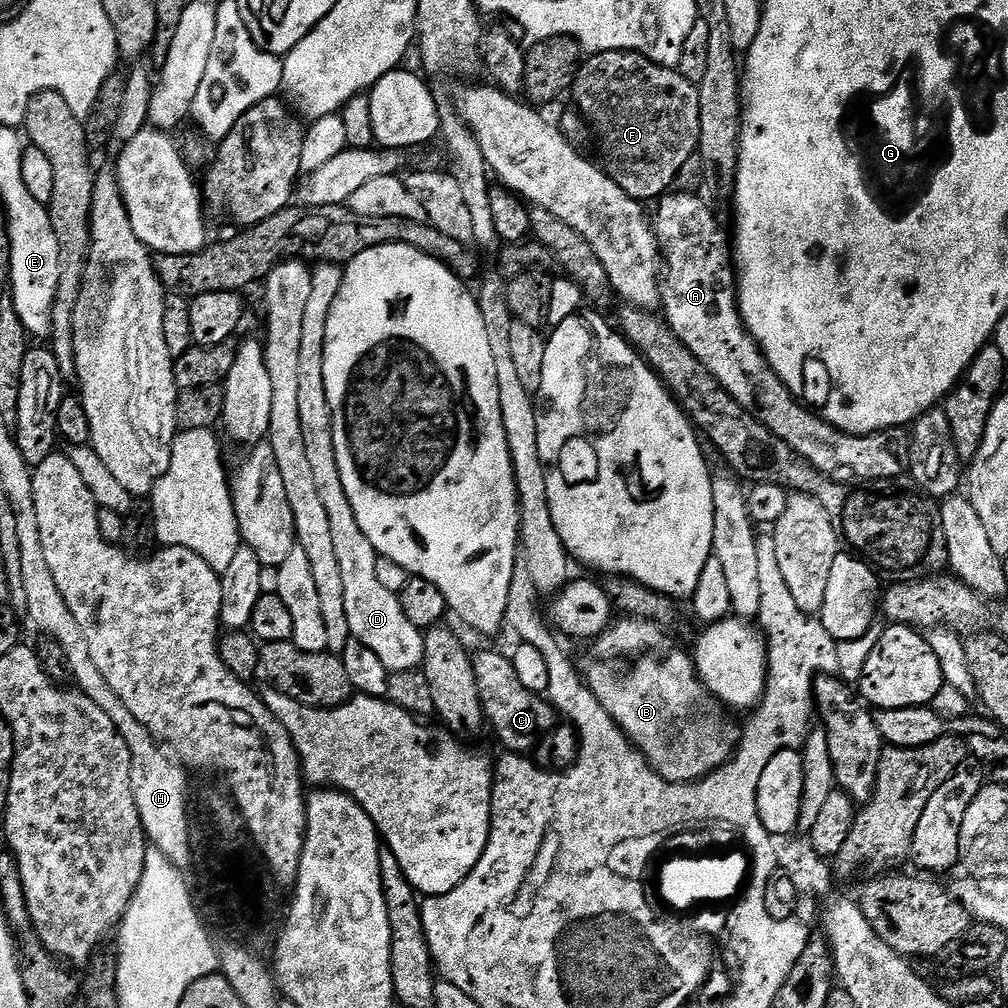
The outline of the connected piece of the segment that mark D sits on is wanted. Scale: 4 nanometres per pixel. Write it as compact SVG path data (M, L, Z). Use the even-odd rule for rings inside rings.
M317 263L311 269L310 299L306 315L302 318L302 347L298 373L298 418L302 418L302 442L306 442L306 454L322 507L330 521L330 535L338 567L342 570L342 590L346 593L346 618L350 622L353 637L374 650L379 661L389 673L419 669L424 662L424 632L402 614L400 597L385 590L378 582L377 552L362 534L358 518L354 518L354 506L346 498L346 486L342 486L342 474L338 474L338 454L334 450L334 422L330 414L330 402L326 398L326 378L322 374L324 347L326 346L326 318L330 318L330 306L338 298L342 286L344 268L339 264Z

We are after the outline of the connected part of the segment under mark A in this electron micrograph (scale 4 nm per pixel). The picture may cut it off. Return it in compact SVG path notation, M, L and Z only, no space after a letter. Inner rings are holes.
M673 191L660 197L655 205L656 217L651 217L650 223L656 233L656 242L659 245L662 257L662 279L660 281L660 308L662 316L668 325L678 334L678 338L718 378L722 390L746 410L770 434L782 438L786 446L790 446L794 453L800 455L812 467L816 467L821 474L832 477L833 480L843 482L892 482L900 475L905 475L908 466L909 433L904 428L885 428L873 430L865 436L855 436L843 432L830 422L826 422L823 415L809 410L795 394L788 389L774 374L768 365L764 352L756 345L756 339L748 333L747 326L740 316L740 305L736 303L736 281L733 269L730 267L730 240L724 237L720 224L716 221L717 213L704 203L699 195L687 196L684 192Z

